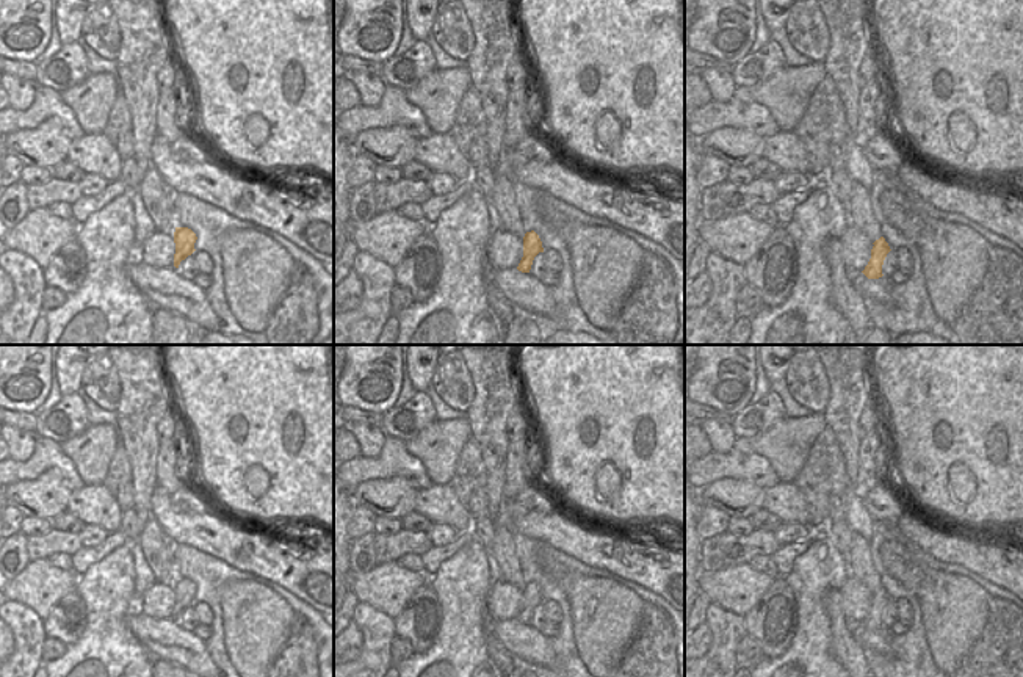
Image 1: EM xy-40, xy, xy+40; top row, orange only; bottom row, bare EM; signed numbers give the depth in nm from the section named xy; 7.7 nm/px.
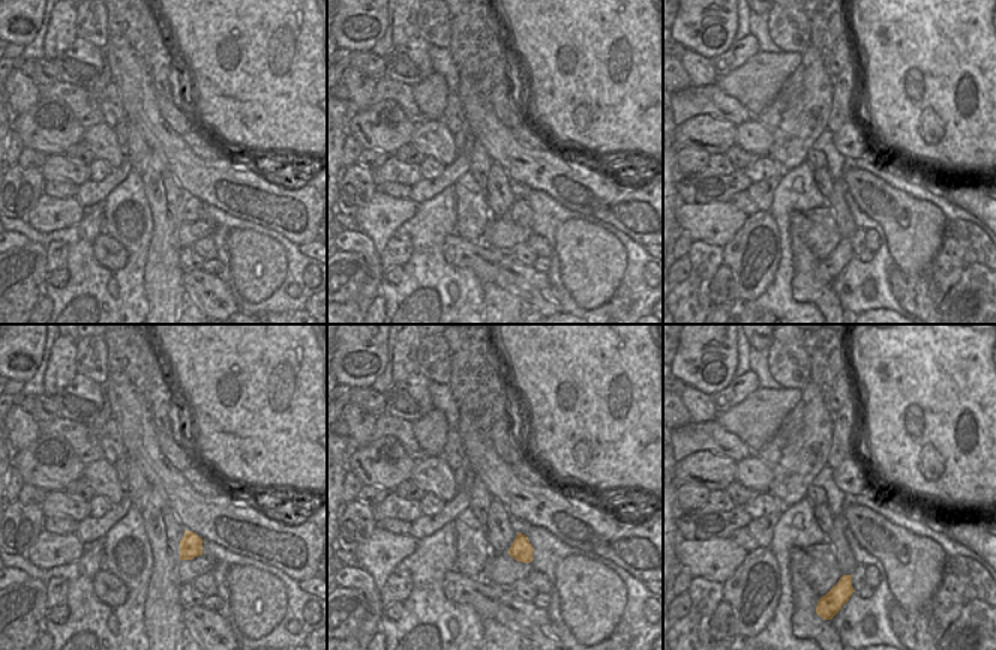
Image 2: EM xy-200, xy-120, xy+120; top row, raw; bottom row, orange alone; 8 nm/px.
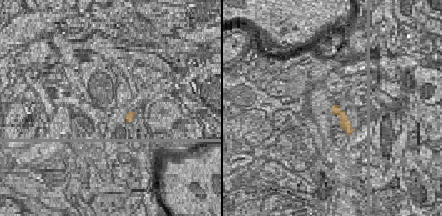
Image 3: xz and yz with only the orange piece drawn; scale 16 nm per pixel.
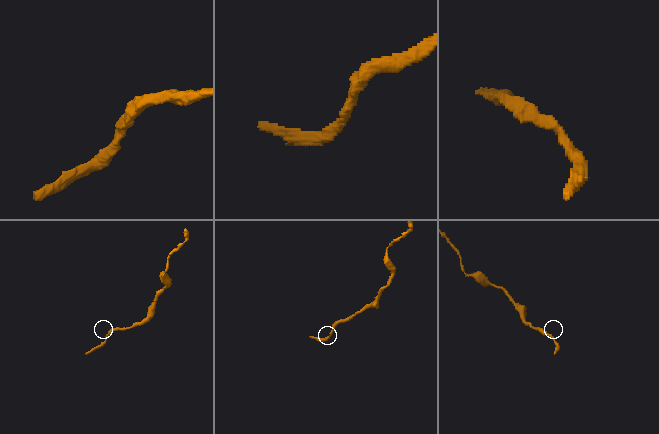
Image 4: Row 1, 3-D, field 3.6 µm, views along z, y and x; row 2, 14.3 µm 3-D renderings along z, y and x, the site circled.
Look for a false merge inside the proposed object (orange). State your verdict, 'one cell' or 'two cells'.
one cell

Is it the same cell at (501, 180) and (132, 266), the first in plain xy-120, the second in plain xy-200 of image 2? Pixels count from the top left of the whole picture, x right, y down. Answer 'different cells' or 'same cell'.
different cells

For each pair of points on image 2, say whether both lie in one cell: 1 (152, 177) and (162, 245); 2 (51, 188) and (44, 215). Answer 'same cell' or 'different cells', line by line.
1: same cell
2: different cells

